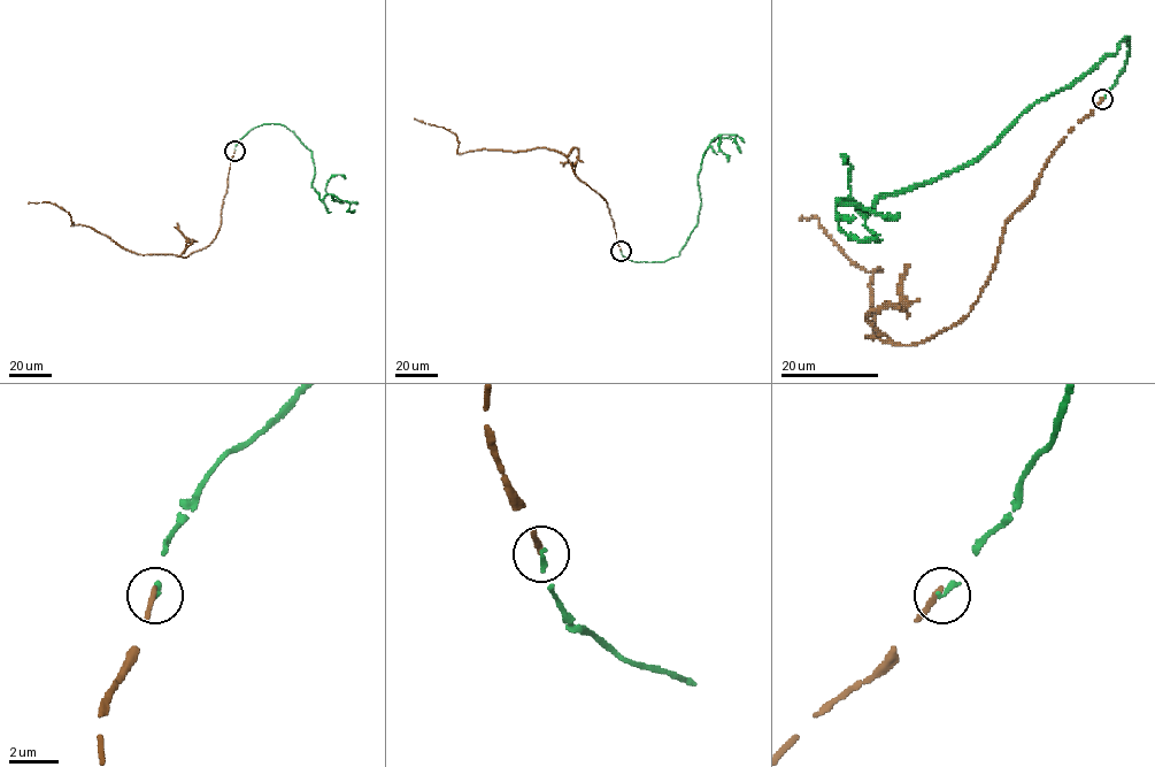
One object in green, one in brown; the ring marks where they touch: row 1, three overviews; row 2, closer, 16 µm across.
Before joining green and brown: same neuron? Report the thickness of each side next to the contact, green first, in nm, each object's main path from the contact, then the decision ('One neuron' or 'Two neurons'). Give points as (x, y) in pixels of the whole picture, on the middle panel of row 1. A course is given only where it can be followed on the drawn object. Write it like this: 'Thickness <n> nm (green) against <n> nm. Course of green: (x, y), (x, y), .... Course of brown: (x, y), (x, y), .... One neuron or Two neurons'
Thickness 190 nm (green) against 200 nm. Course of green: (621, 250), (637, 262), (679, 255), (698, 221), (698, 178), (705, 150), (717, 137), (731, 135), (740, 153). Course of brown: (621, 250), (607, 202), (577, 176), (564, 155), (546, 148), (459, 153), (453, 132), (414, 119). Two neurons

